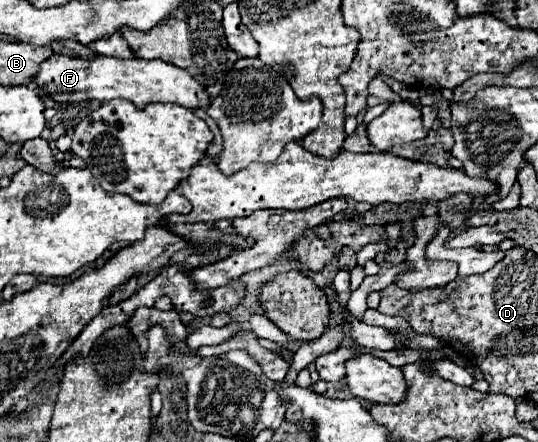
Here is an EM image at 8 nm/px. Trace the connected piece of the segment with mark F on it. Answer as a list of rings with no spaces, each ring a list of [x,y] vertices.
[[[52,55],[48,61],[42,63],[40,73],[36,75],[34,83],[46,89],[58,103],[86,103],[90,99],[98,101],[112,101],[112,99],[126,99],[132,101],[136,107],[144,109],[148,103],[180,103],[188,109],[208,107],[210,97],[206,89],[184,69],[168,65],[160,59],[144,61],[144,59],[114,59],[96,55],[94,61],[86,61],[80,57],[64,57]]]

